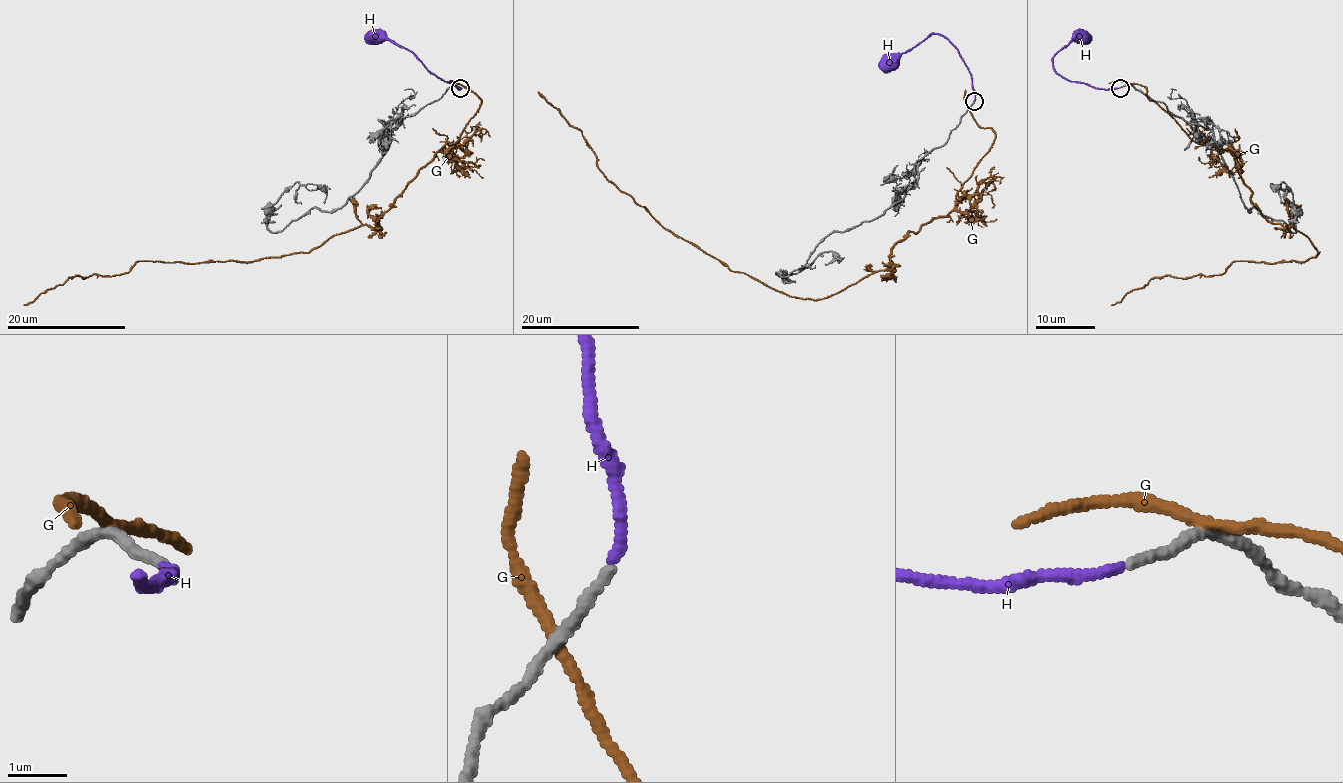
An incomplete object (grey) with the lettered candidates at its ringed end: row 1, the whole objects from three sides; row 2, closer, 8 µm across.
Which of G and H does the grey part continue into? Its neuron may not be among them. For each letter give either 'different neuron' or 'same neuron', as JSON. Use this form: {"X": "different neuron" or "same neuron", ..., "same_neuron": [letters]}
{"G": "different neuron", "H": "same neuron", "same_neuron": ["H"]}

